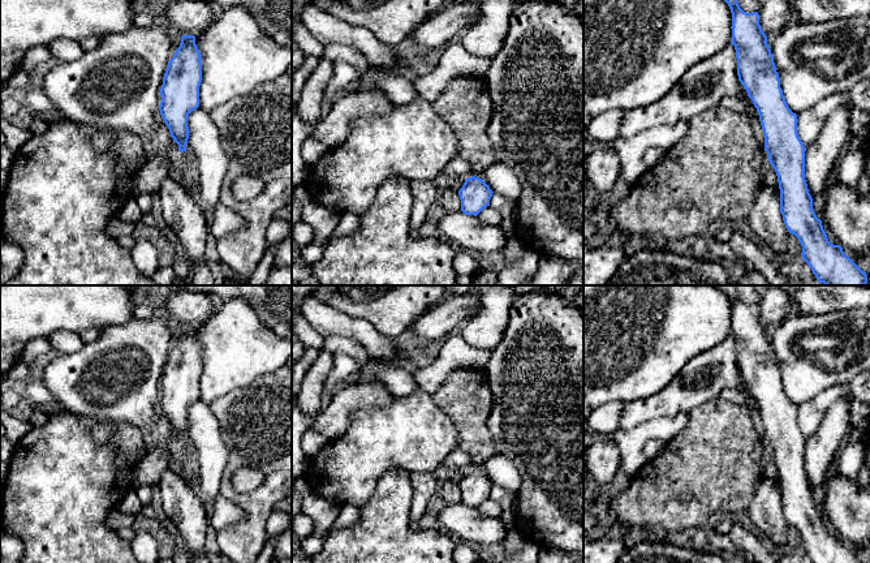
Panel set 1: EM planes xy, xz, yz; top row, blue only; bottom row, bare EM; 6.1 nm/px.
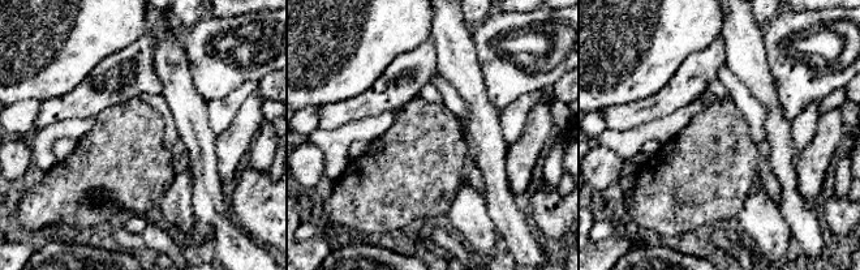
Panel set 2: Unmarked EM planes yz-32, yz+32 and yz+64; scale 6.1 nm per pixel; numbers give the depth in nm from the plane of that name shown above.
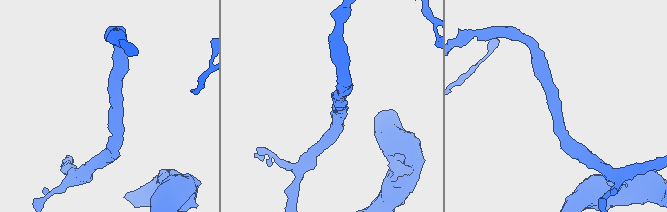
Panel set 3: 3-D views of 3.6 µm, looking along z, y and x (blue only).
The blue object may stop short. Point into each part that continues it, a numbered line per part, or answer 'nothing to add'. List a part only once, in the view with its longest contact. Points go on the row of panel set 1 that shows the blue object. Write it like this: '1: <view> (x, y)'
nothing to add

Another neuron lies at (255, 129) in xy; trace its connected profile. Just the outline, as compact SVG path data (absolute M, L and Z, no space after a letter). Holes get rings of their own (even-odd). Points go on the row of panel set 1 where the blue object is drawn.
M281 74L246 95L215 107L208 115L219 130L229 162L220 189L220 203L245 219L242 229L218 240L218 253L227 271L246 282L266 252L262 245L266 244L272 215L292 202L292 77ZM245 175L260 177L264 188L250 201L237 201L232 195L232 184Z

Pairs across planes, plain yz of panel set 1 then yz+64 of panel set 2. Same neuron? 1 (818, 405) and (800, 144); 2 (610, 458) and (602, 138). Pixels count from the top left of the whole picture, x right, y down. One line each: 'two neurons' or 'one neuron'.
1: one neuron
2: two neurons

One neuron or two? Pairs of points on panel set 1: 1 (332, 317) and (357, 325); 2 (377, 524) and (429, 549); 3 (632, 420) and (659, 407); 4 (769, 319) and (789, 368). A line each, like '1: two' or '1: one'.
1: one
2: one
3: one
4: two

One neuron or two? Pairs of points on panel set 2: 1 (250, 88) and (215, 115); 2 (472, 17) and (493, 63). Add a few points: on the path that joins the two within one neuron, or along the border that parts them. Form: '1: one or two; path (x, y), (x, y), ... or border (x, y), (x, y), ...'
1: one; path (241, 93), (224, 110)
2: two; border (490, 13), (472, 29)

